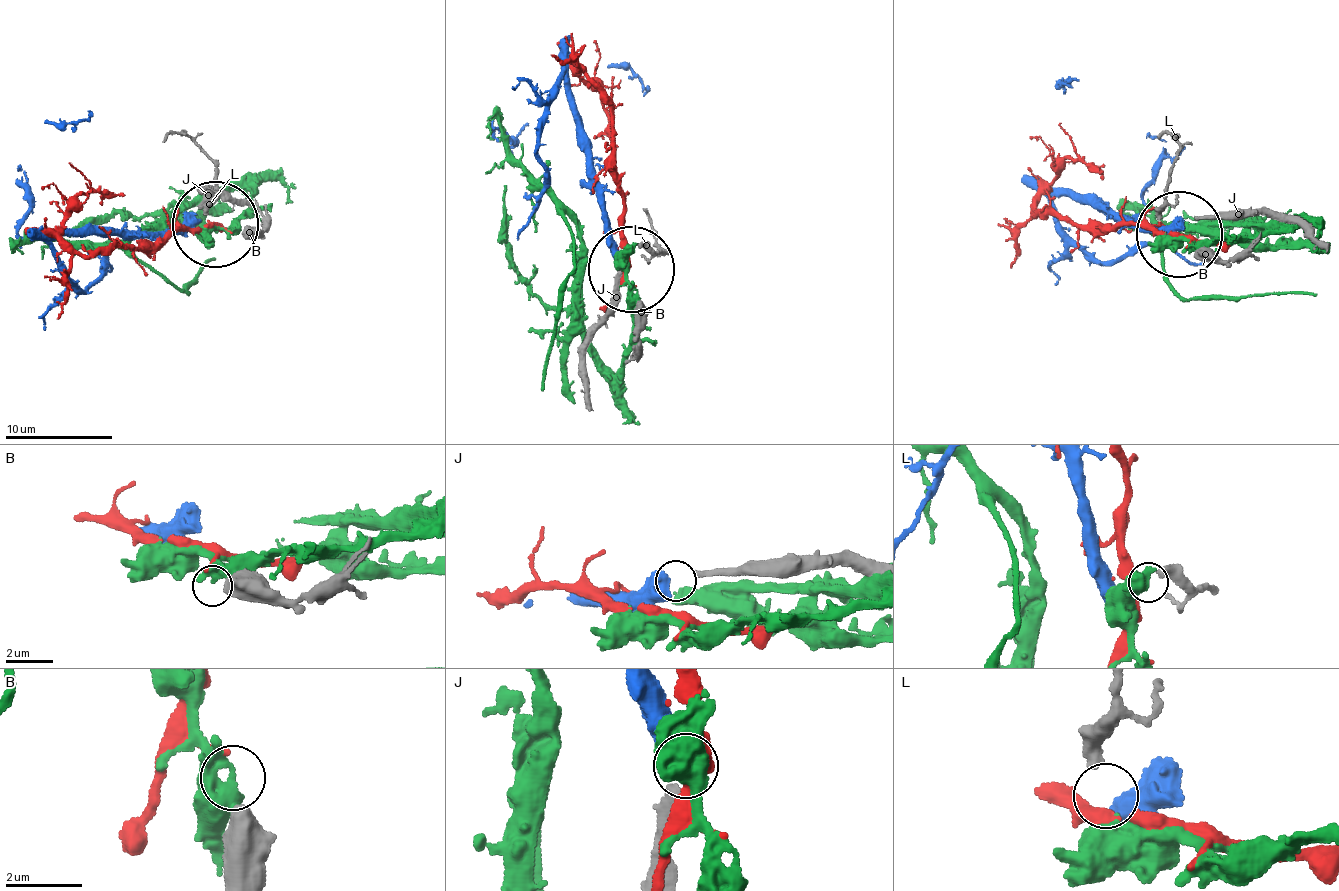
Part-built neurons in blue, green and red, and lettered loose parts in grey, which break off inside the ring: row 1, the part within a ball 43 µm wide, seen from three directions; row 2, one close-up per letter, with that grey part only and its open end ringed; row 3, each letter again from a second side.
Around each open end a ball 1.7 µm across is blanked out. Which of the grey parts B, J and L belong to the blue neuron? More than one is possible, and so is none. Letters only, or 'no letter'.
J

